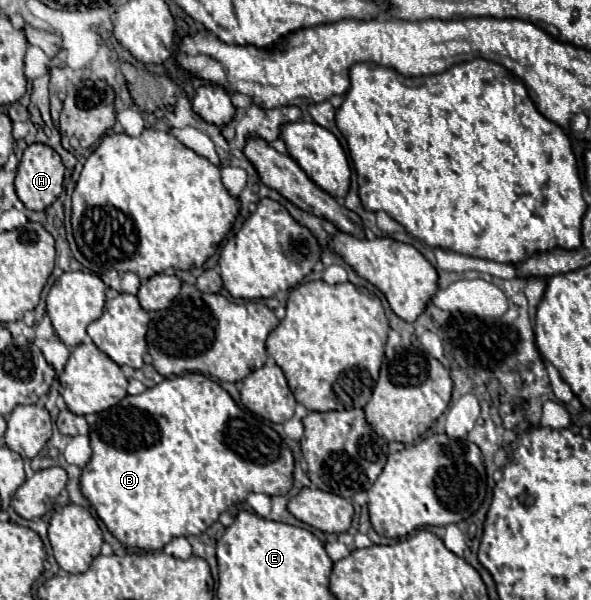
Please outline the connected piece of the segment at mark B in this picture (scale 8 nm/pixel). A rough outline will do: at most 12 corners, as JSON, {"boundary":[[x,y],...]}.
{"boundary":[[204,374],[96,414],[82,494],[128,548],[286,496],[290,446]]}

